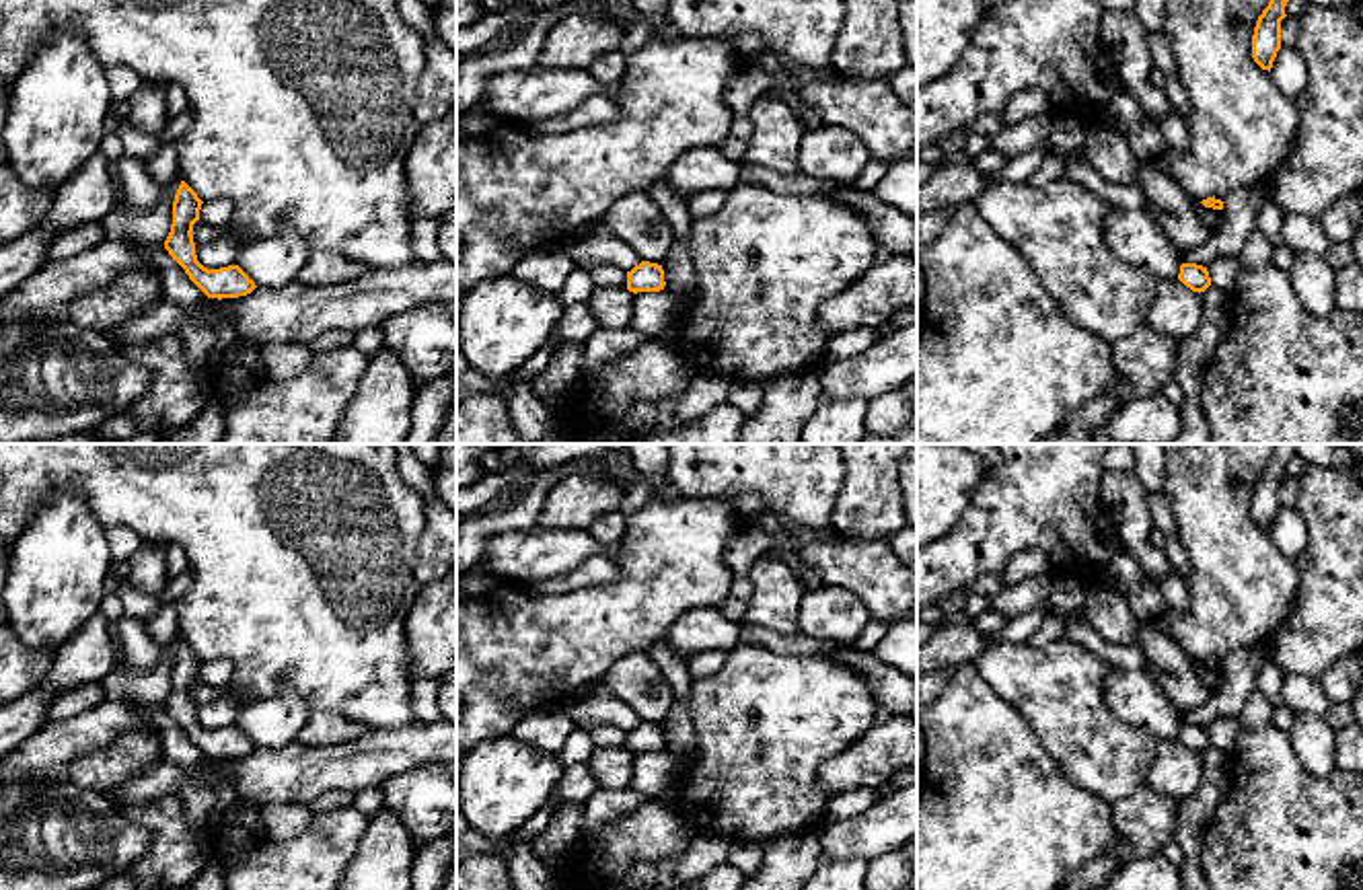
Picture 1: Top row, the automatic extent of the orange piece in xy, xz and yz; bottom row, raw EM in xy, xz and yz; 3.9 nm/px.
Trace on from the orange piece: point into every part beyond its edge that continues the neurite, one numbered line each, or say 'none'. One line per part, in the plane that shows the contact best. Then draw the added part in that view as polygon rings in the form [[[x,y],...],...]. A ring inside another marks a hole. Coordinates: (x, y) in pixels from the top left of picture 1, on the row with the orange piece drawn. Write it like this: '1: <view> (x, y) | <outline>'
none

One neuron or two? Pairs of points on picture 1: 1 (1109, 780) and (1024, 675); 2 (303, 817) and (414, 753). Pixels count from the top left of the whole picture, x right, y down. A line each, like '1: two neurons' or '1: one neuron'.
1: one neuron
2: two neurons

